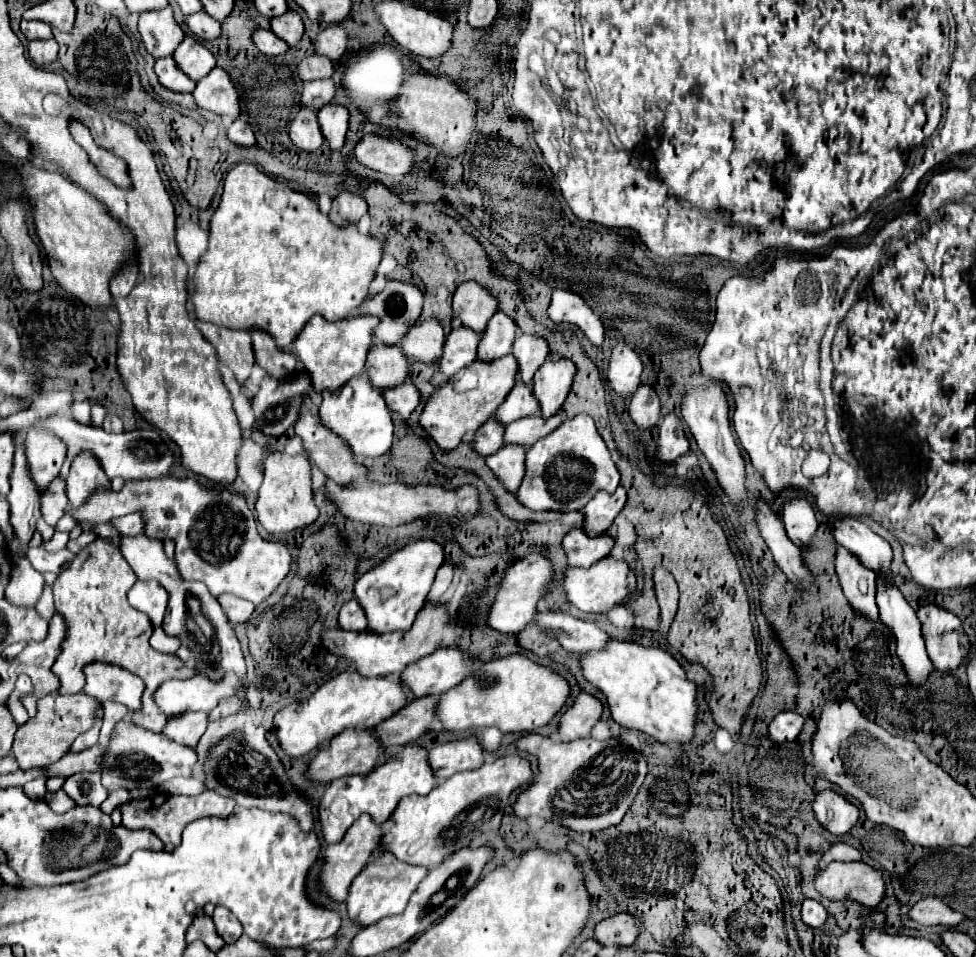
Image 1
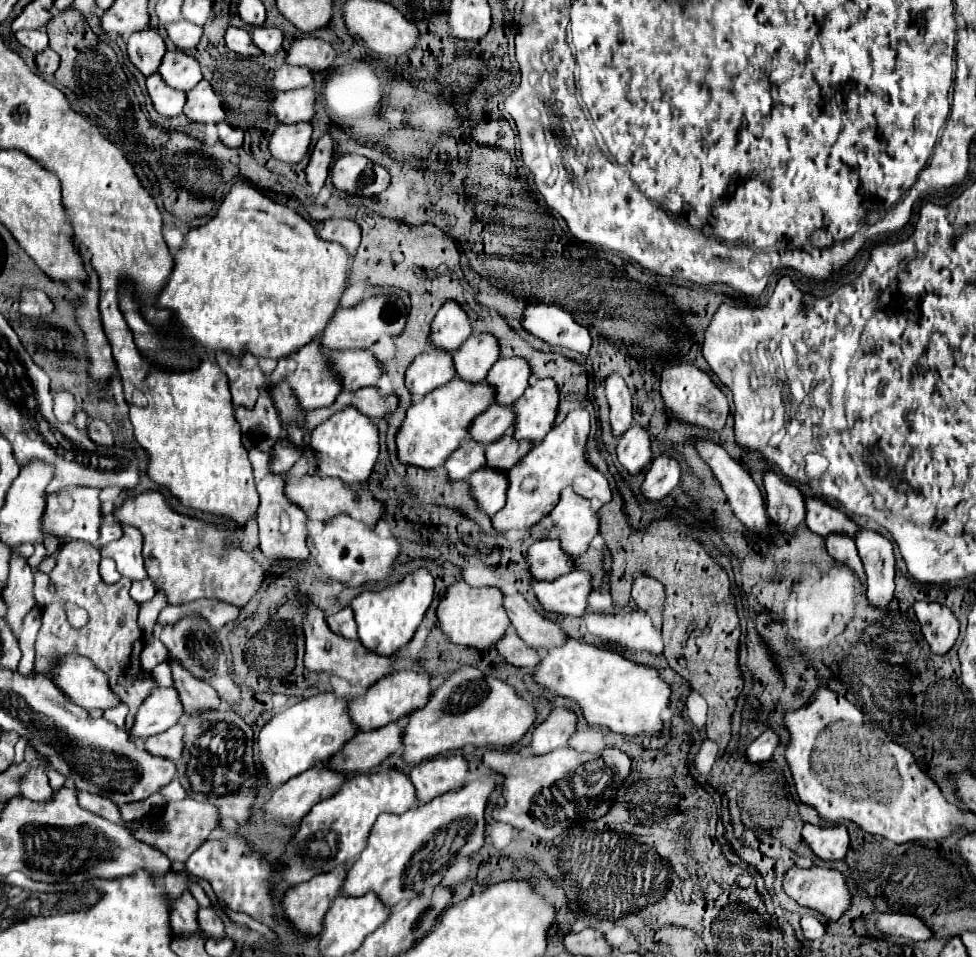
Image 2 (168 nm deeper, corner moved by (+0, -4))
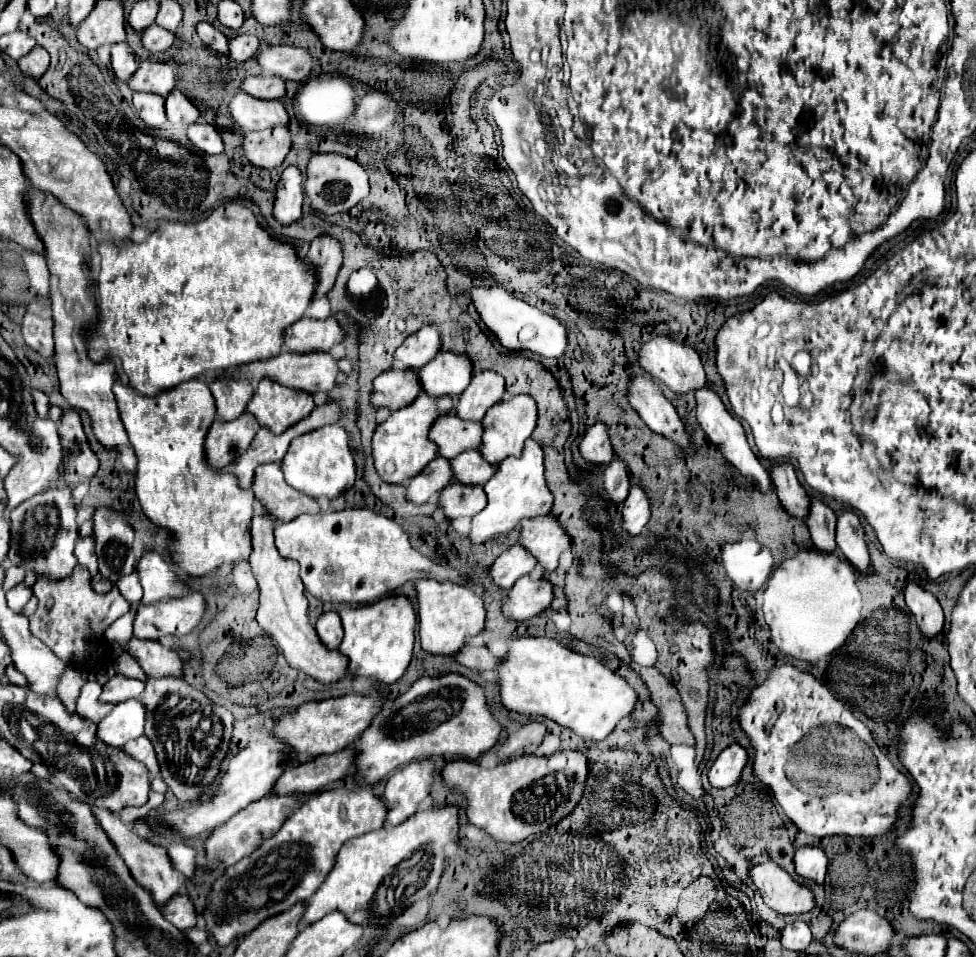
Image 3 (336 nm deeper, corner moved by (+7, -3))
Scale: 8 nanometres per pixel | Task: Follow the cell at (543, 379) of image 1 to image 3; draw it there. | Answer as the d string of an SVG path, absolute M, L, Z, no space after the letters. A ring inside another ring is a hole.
M524 394L498 402L486 412L482 426L484 426L484 434L478 452L488 464L500 464L508 456L520 456L524 442L530 438L532 430L536 428L536 402Z

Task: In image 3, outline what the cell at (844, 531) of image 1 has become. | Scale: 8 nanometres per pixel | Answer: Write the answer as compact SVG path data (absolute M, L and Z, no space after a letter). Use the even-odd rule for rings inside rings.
M778 462L768 470L768 474L772 478L774 492L780 500L780 504L786 508L786 512L804 520L804 516L808 514L806 508L808 508L808 498L810 496L800 486L794 466L786 464L786 462Z

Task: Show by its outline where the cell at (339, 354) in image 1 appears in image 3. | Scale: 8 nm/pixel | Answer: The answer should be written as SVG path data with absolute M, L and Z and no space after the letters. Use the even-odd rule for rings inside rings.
M262 380L246 412L252 414L262 428L268 428L272 434L280 434L308 416L312 408L312 396L290 388L280 388L278 384L272 384L272 380Z

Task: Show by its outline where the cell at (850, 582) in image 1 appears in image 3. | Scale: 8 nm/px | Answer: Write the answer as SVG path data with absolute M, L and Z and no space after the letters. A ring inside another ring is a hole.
M818 498L810 500L808 506L808 516L806 516L806 526L810 530L812 542L824 550L824 552L832 552L836 548L836 514L822 504Z

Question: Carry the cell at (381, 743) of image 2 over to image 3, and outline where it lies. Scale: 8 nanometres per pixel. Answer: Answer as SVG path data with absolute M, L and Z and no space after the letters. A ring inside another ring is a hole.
M352 748L340 752L340 756L320 756L312 764L300 764L300 768L288 768L272 786L274 796L290 794L314 794L348 774L352 768Z

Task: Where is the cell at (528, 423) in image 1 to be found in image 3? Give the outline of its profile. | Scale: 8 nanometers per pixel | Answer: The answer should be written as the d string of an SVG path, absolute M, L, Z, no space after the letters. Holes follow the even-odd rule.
M468 450L452 458L450 468L454 472L452 478L464 486L482 486L488 482L488 478L492 478L492 472L496 472L496 468L480 460L480 452L476 450Z

